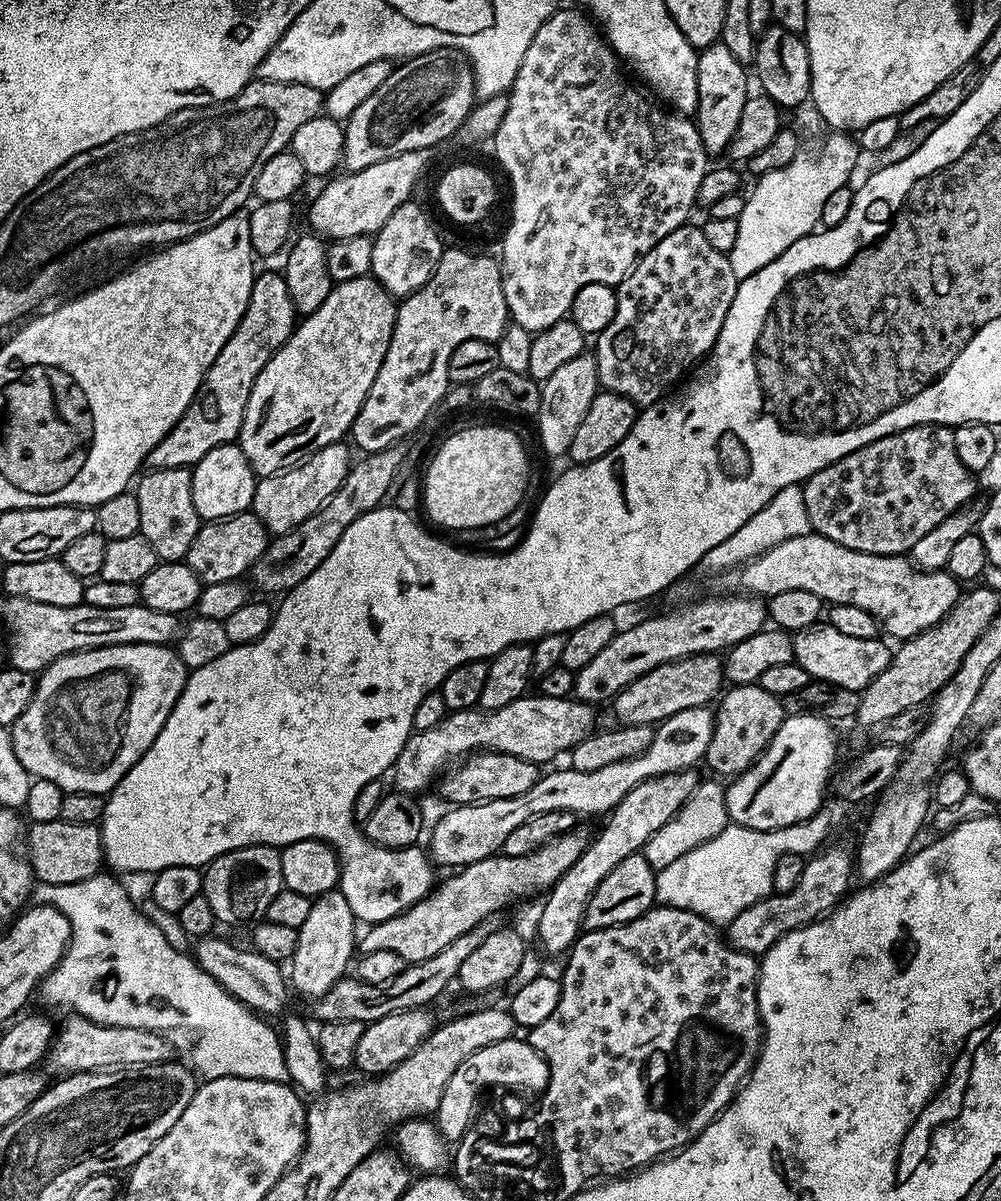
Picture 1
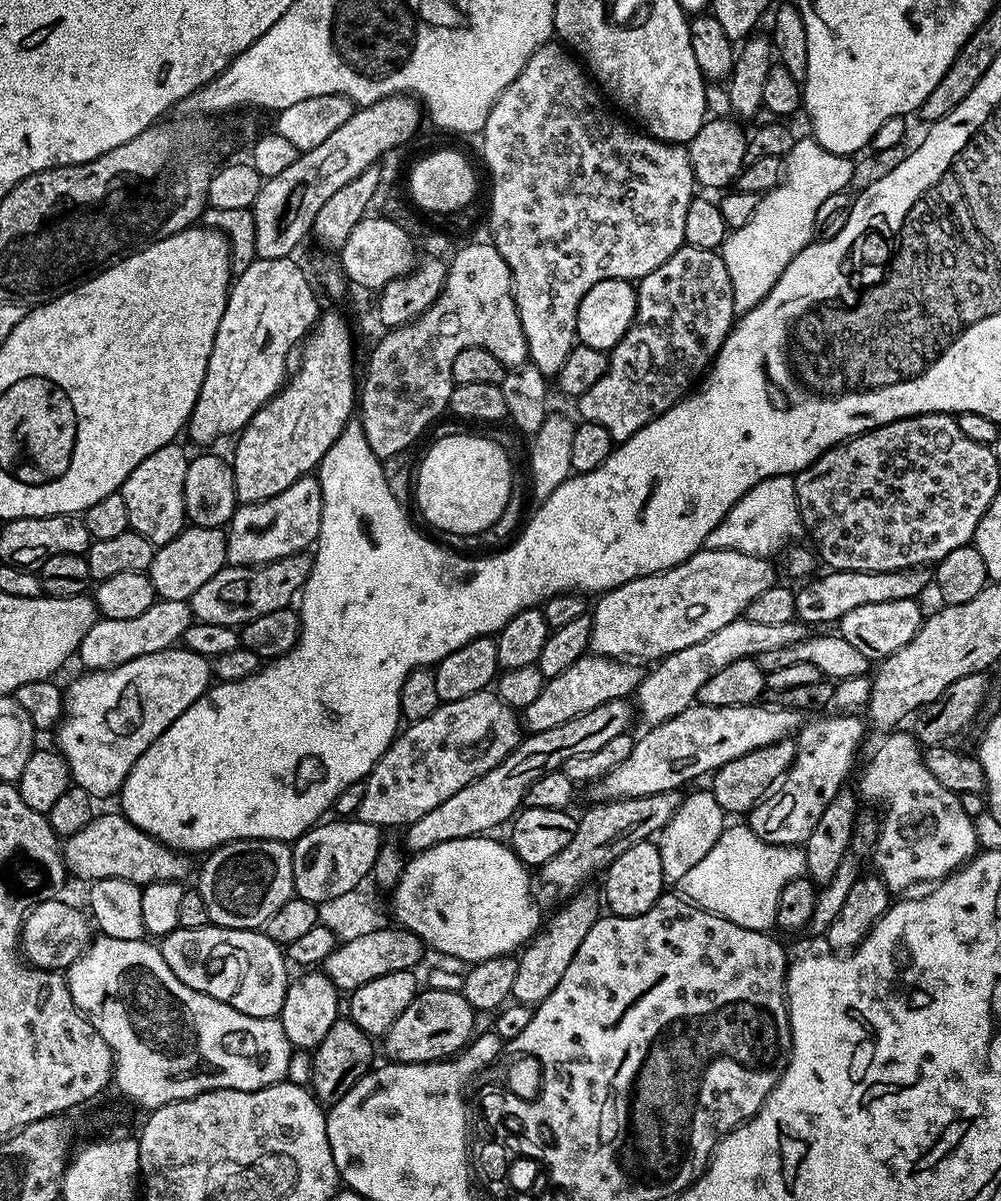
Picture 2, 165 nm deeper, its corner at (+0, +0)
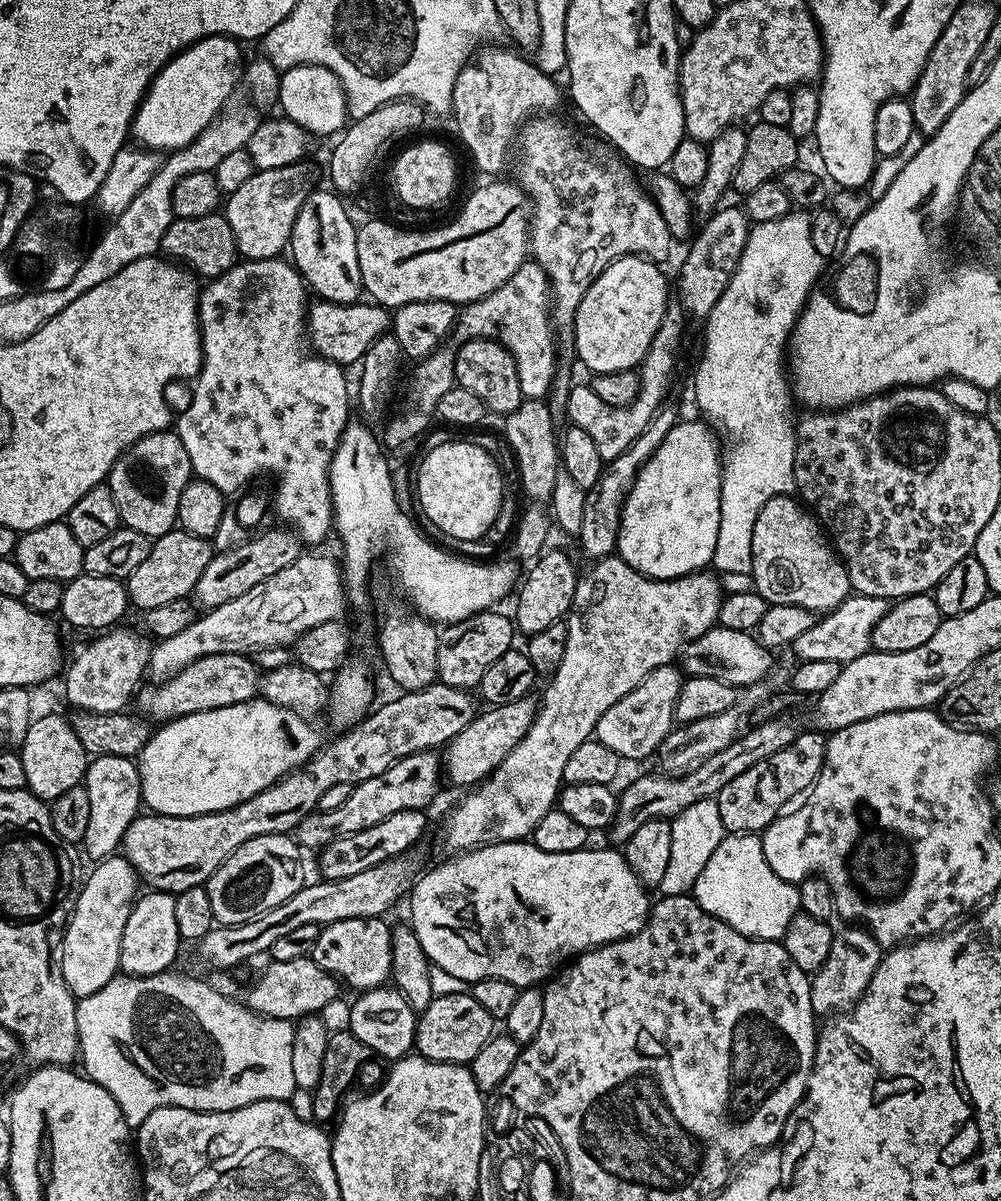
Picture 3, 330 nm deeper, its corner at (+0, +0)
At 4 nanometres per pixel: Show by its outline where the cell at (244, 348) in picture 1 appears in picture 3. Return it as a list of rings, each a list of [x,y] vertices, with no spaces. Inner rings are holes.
[[[316,302],[307,309],[306,324],[310,329],[310,344],[317,353],[341,366],[359,365],[367,348],[390,328],[390,312],[383,304],[375,302],[330,304]]]

